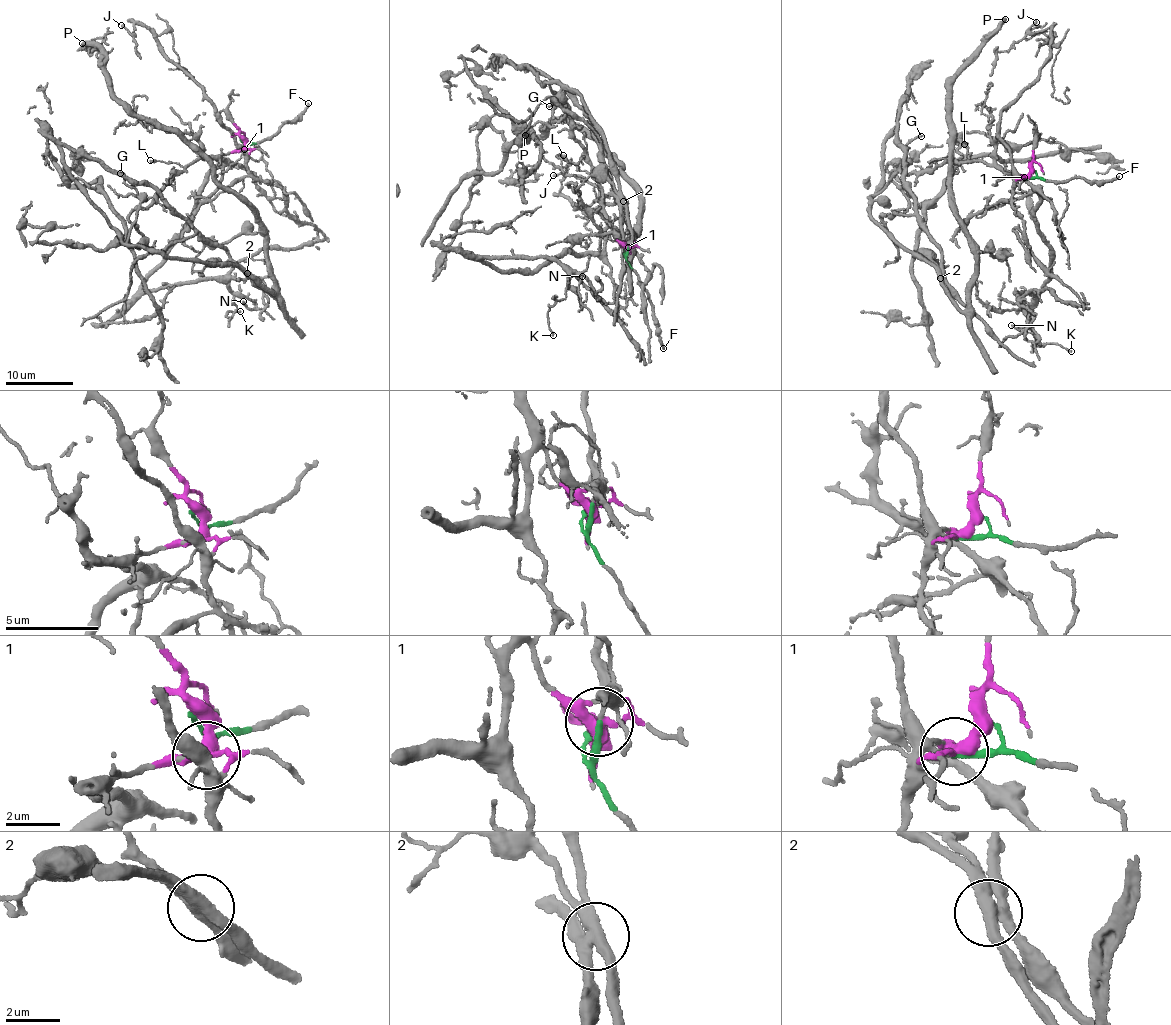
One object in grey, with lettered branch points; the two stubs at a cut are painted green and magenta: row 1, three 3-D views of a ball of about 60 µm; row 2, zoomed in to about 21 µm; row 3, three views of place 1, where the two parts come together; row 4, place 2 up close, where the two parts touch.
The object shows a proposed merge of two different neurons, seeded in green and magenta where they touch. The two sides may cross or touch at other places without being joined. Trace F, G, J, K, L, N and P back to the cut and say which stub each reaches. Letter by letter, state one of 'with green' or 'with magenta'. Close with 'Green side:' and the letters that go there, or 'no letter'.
F: with green
G: with magenta
J: with green
K: with magenta
L: with magenta
N: with magenta
P: with magenta
Green side: F, J

